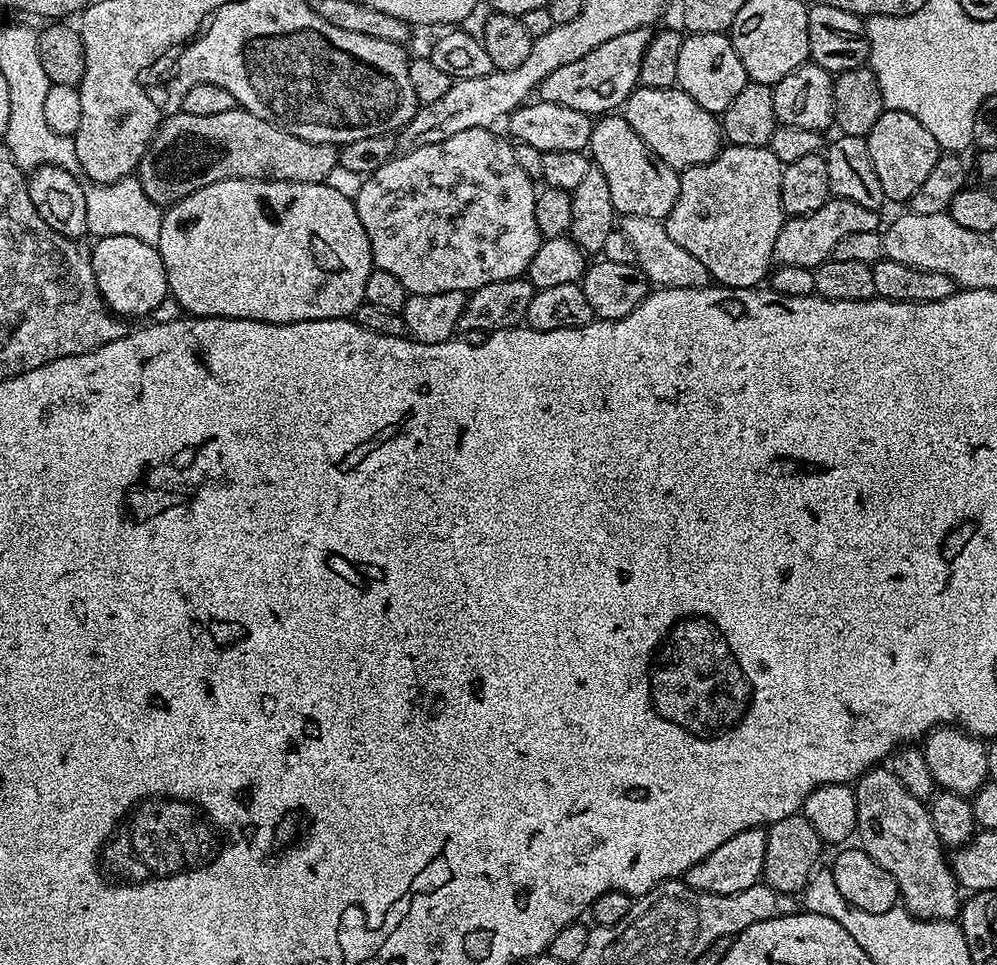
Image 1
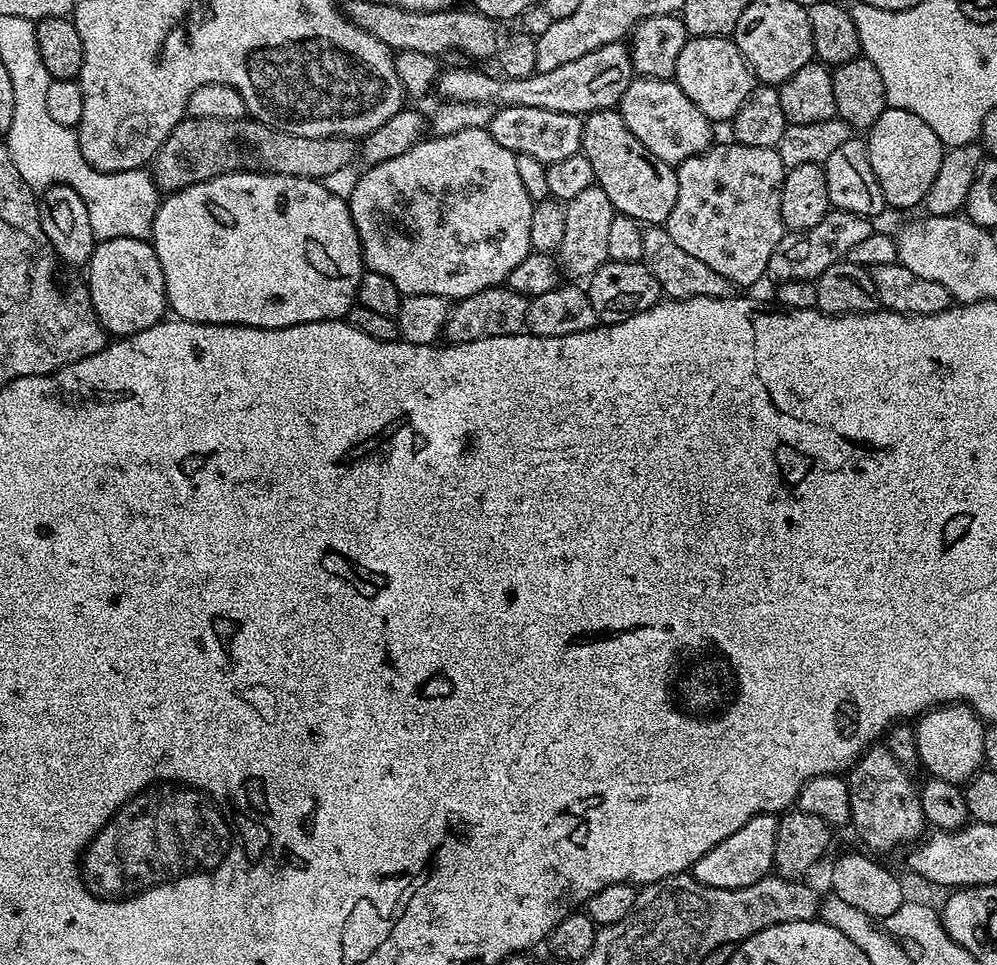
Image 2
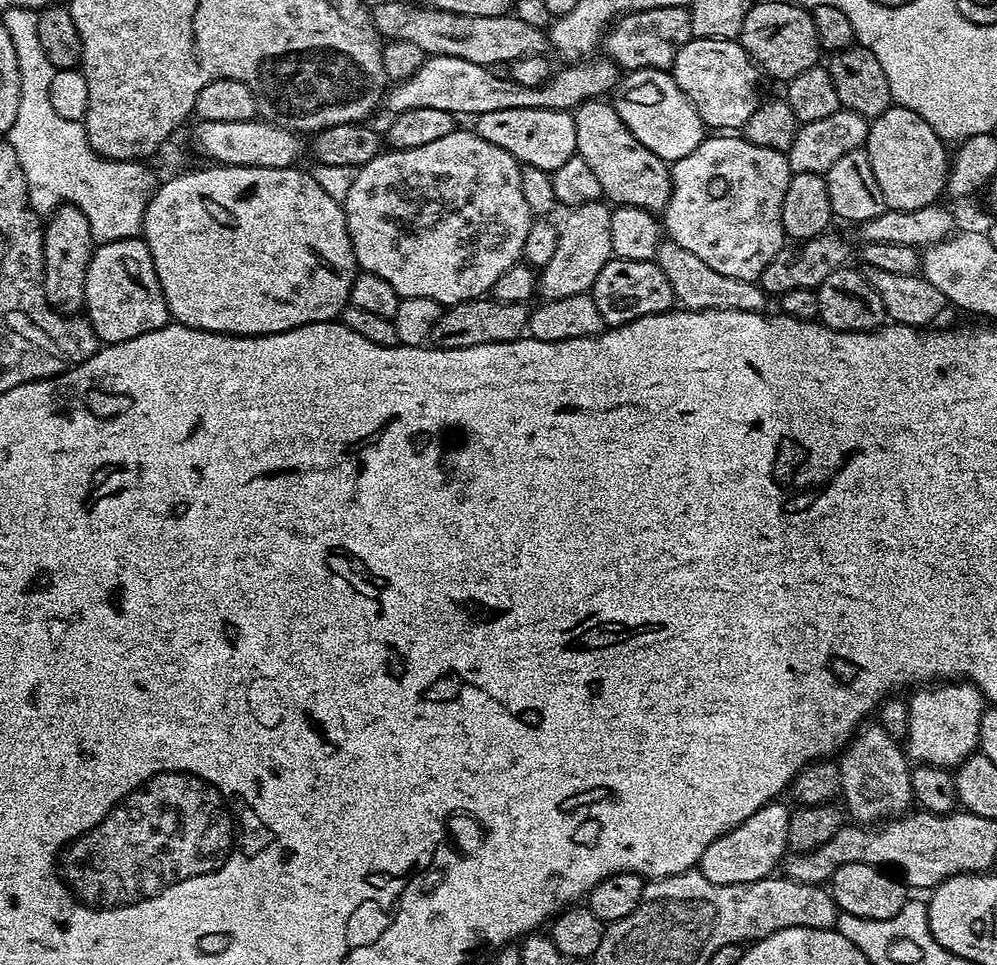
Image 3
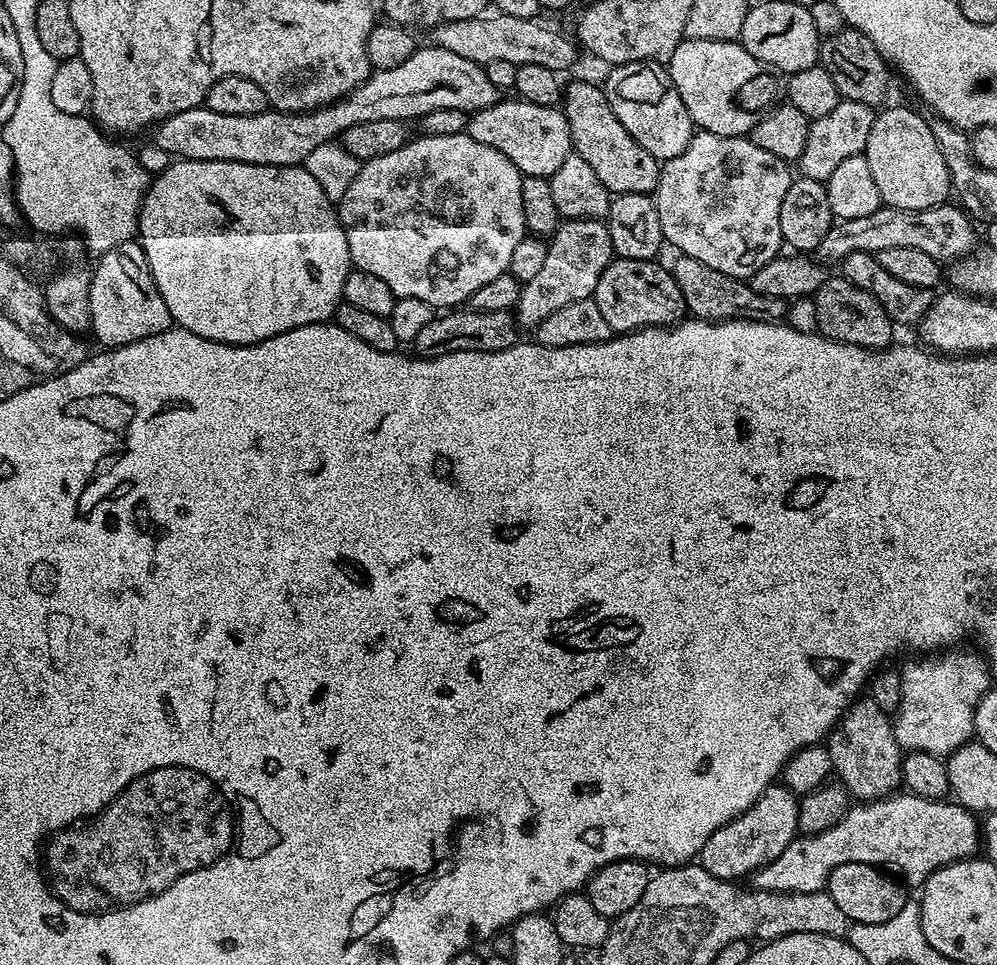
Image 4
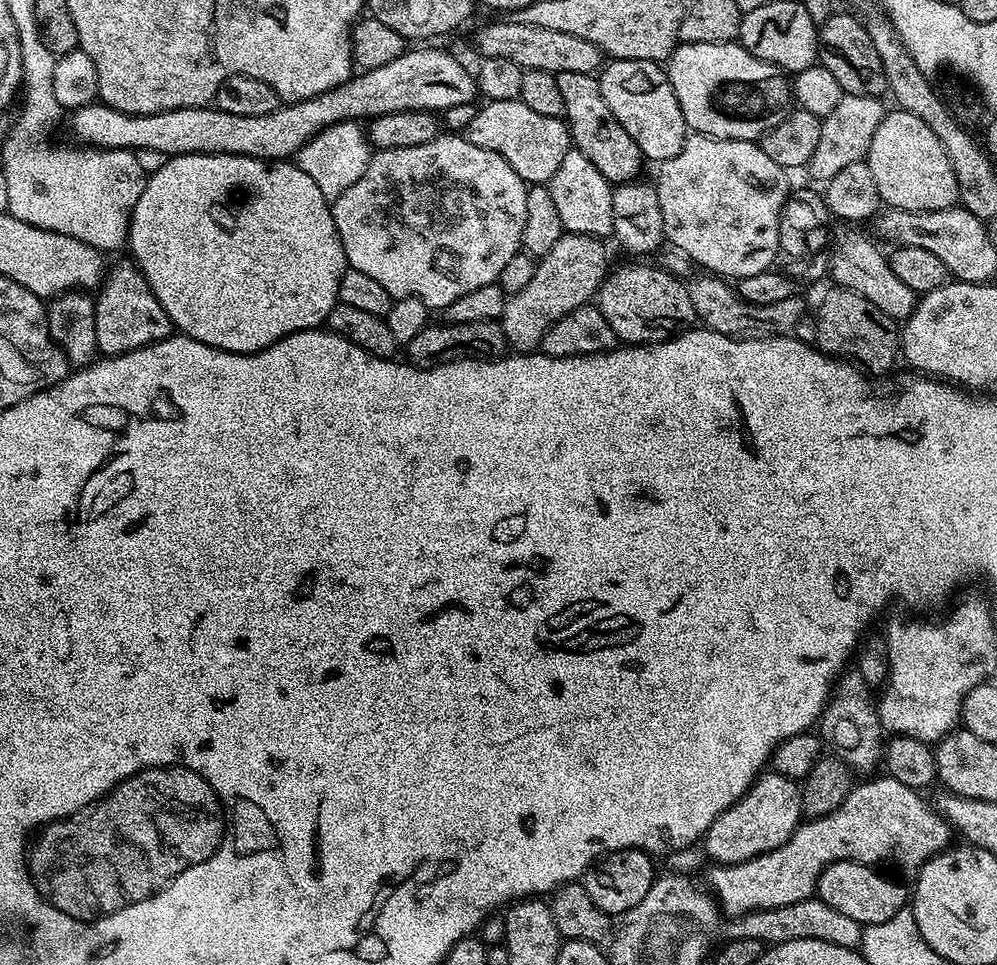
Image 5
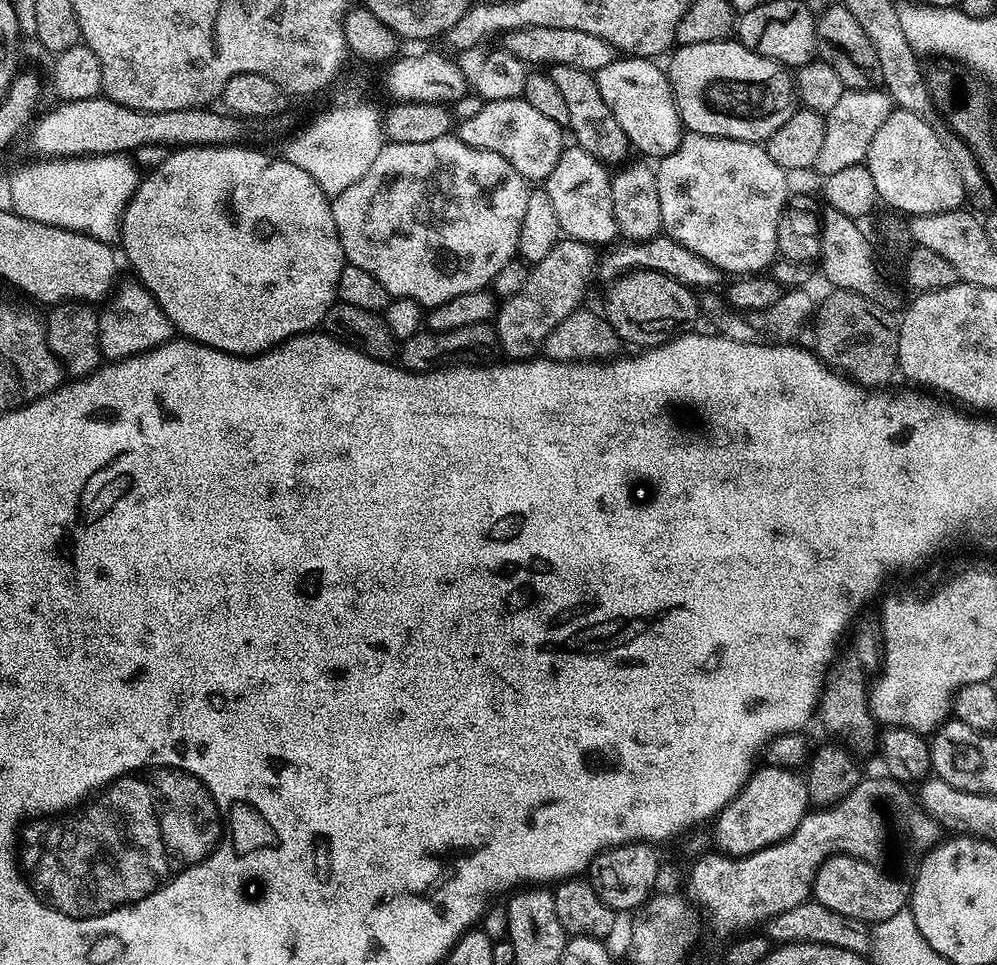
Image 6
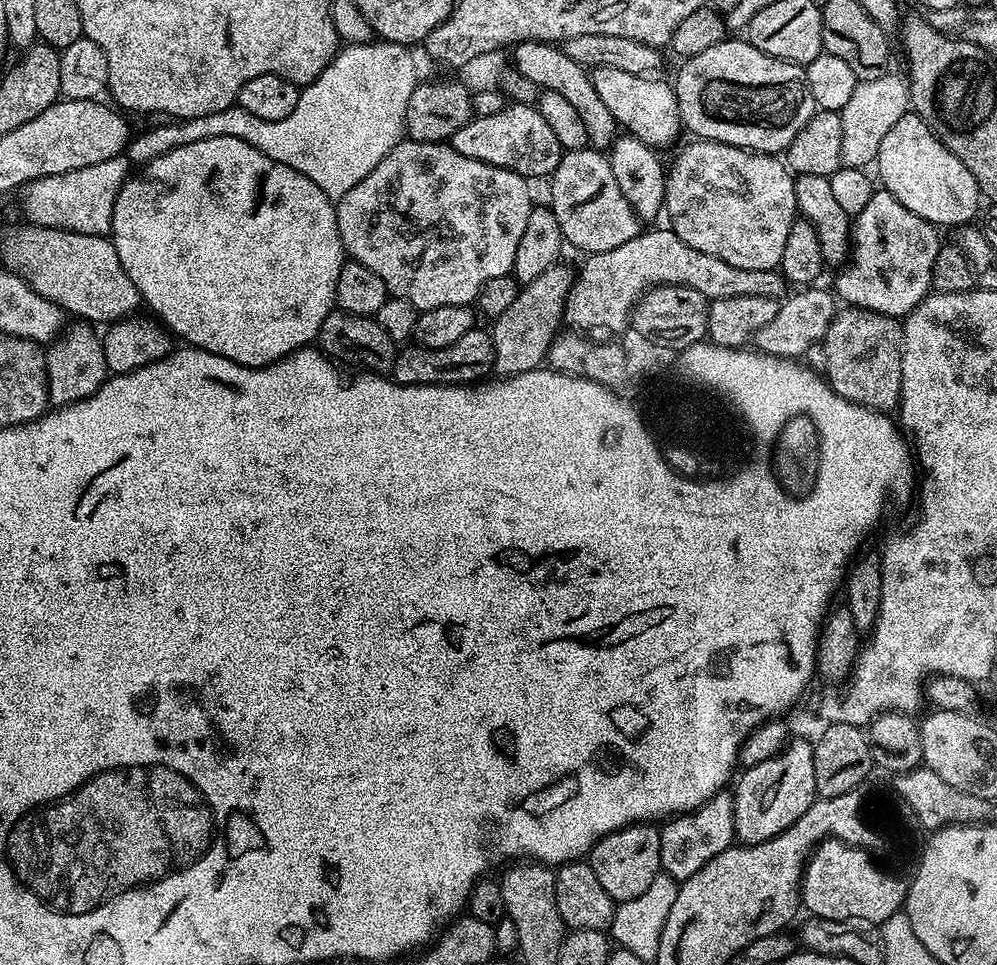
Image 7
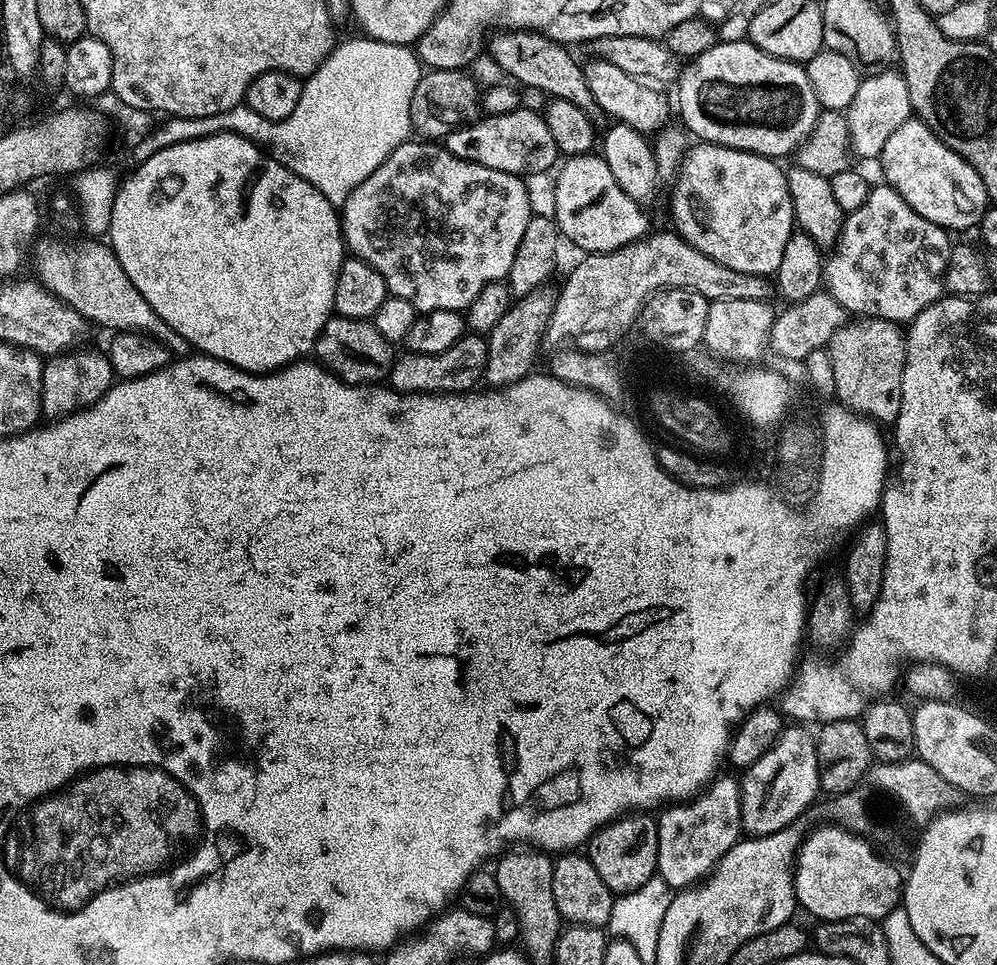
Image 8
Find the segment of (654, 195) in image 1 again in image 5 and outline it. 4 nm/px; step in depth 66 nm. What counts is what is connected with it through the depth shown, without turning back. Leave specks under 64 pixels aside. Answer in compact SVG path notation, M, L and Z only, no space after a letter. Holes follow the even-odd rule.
M557 72L556 81L562 102L566 102L564 116L575 151L586 154L586 158L598 166L598 174L602 174L602 178L606 178L609 184L615 186L632 183L641 175L640 167L646 164L646 158L638 142L626 134L622 122L618 122L618 118L614 118L614 113L610 111L610 106L606 106L599 79L591 72Z

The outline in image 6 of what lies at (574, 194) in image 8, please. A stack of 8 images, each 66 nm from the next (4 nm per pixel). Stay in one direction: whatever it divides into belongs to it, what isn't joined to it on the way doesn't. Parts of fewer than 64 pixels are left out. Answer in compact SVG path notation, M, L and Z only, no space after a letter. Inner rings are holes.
M575 146L565 147L564 153L558 158L558 166L550 170L542 188L554 206L561 233L567 239L580 240L593 246L601 246L600 244L608 246L616 240L614 238L618 236L618 225L610 172L600 161L586 154L586 150Z

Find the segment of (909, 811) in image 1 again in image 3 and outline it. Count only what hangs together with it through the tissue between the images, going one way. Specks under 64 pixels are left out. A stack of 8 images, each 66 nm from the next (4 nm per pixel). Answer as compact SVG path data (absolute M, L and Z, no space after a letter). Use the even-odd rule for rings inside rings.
M868 722L839 753L840 796L847 815L864 826L897 819L913 807L912 768L905 749L878 722Z

